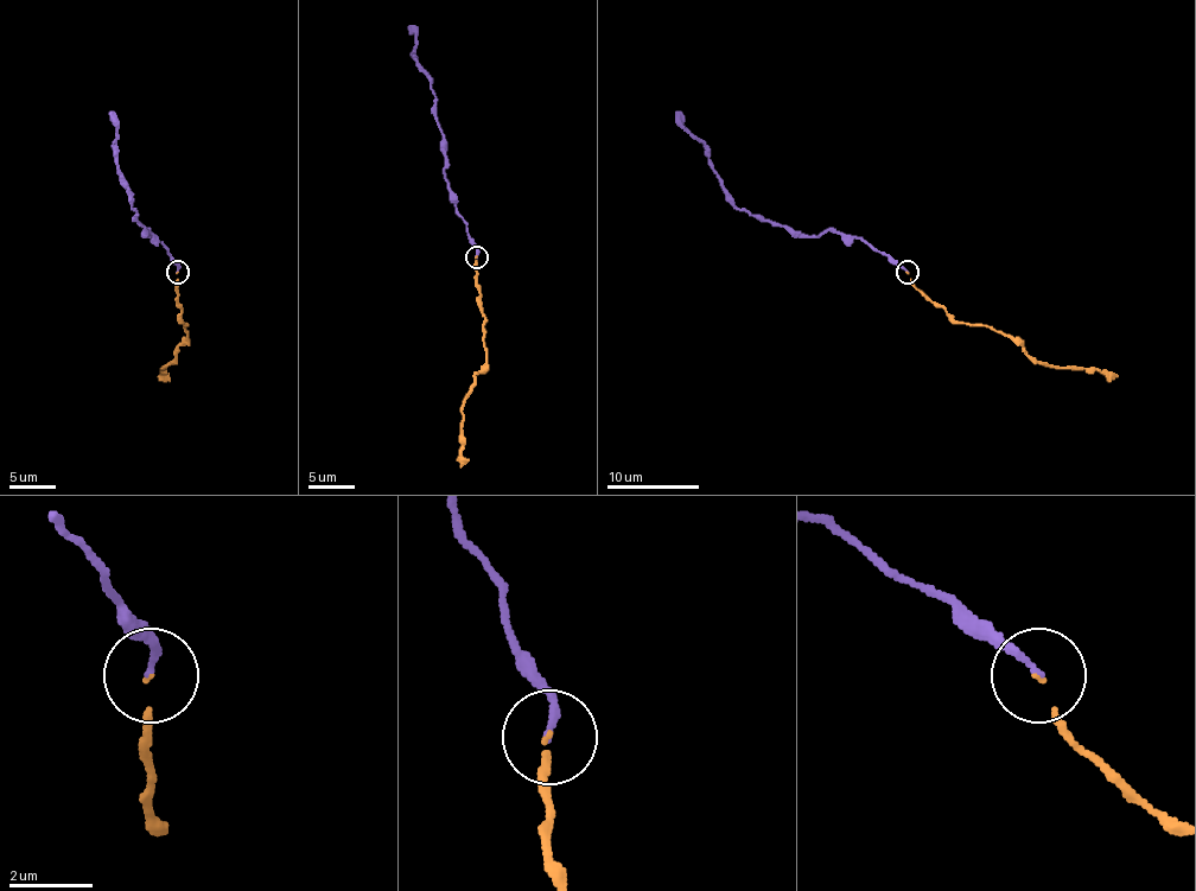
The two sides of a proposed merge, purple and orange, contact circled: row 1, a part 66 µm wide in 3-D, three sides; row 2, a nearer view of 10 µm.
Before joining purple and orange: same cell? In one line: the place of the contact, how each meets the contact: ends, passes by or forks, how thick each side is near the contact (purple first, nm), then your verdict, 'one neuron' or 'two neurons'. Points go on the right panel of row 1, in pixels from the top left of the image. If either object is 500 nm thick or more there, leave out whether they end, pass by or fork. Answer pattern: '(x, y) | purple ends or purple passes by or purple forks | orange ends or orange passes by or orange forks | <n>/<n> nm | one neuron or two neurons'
(907, 272) | purple ends | orange ends | 160/50 nm | one neuron

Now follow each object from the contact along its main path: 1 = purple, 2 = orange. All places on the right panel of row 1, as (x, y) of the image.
1: (907, 273), (839, 230), (793, 235), (739, 210), (708, 150), (676, 112)
2: (907, 273), (918, 288), (955, 322), (992, 326), (1011, 335), (1030, 356), (1055, 368), (1106, 370), (1118, 377)

